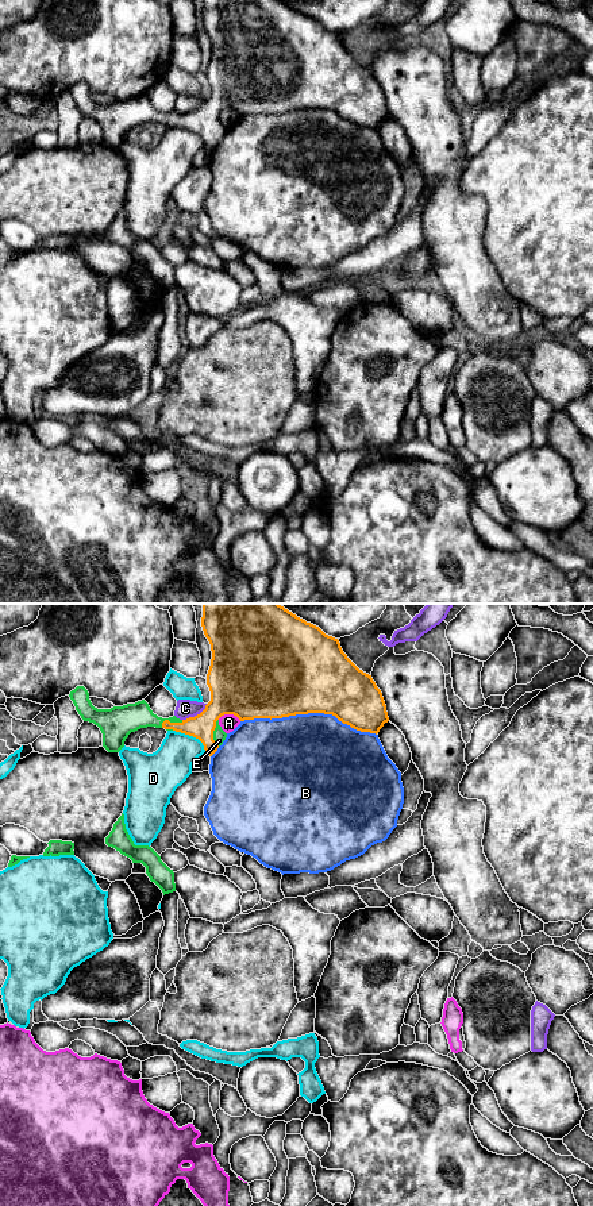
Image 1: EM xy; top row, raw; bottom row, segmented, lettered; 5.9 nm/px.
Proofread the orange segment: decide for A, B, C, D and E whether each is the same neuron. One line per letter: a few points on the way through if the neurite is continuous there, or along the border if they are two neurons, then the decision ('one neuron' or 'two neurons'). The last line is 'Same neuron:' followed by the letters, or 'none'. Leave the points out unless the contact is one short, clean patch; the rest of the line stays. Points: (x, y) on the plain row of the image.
A: two neurons
B: two neurons
C: two neurons
D: two neurons
E: across xy (230, 89), (212, 107), (212, 127), (219, 130) | one neuron
Same neuron: E

